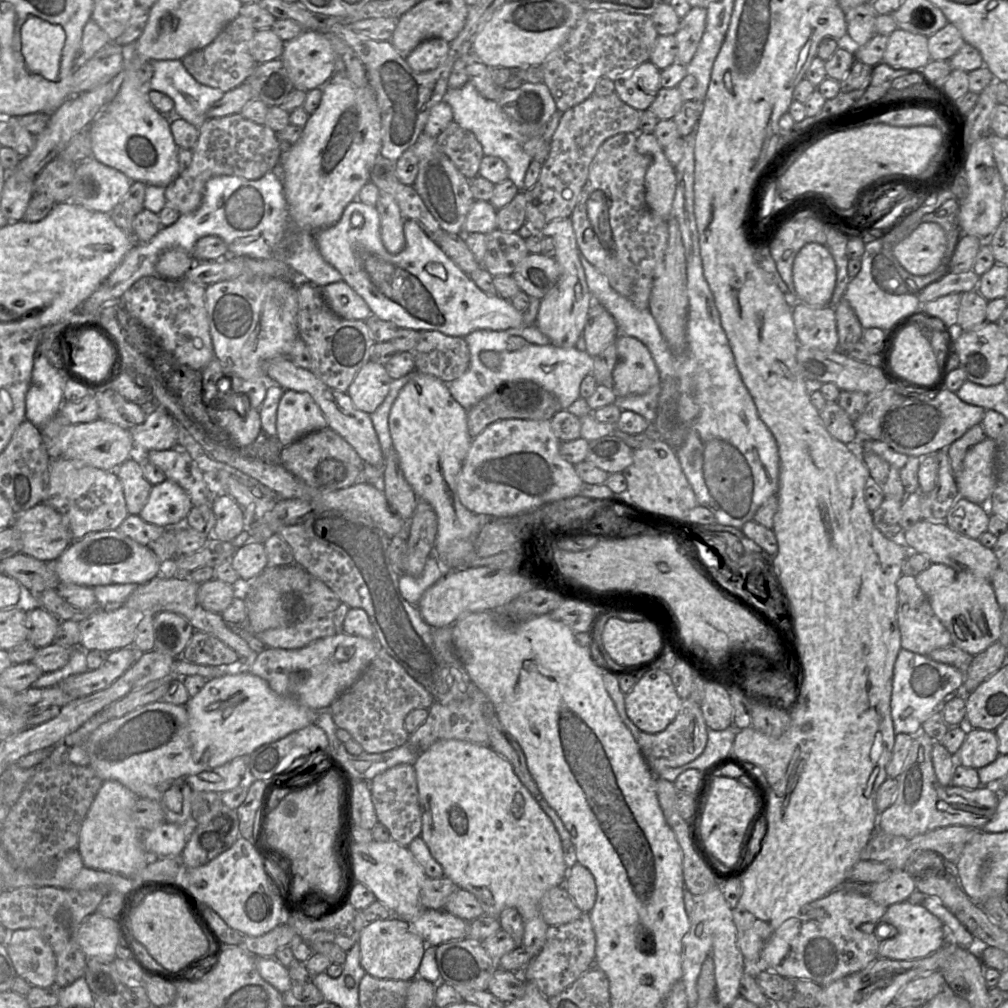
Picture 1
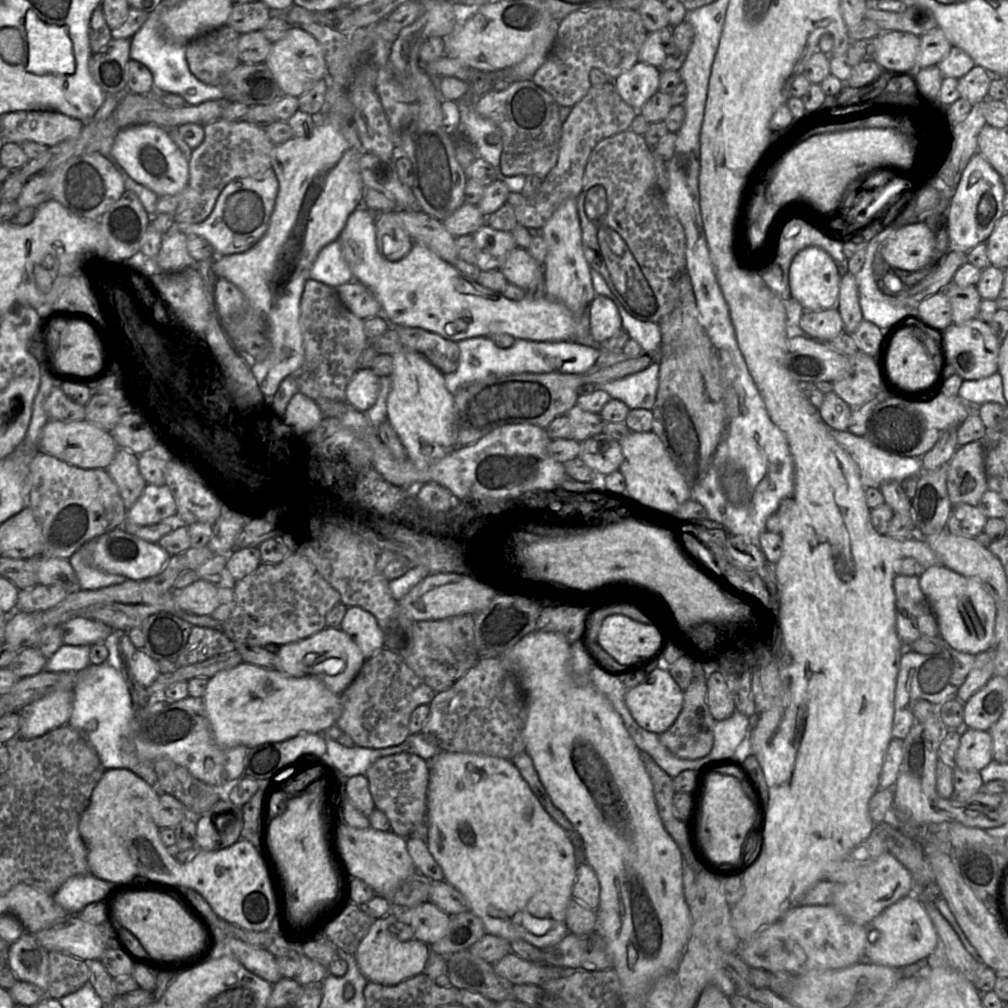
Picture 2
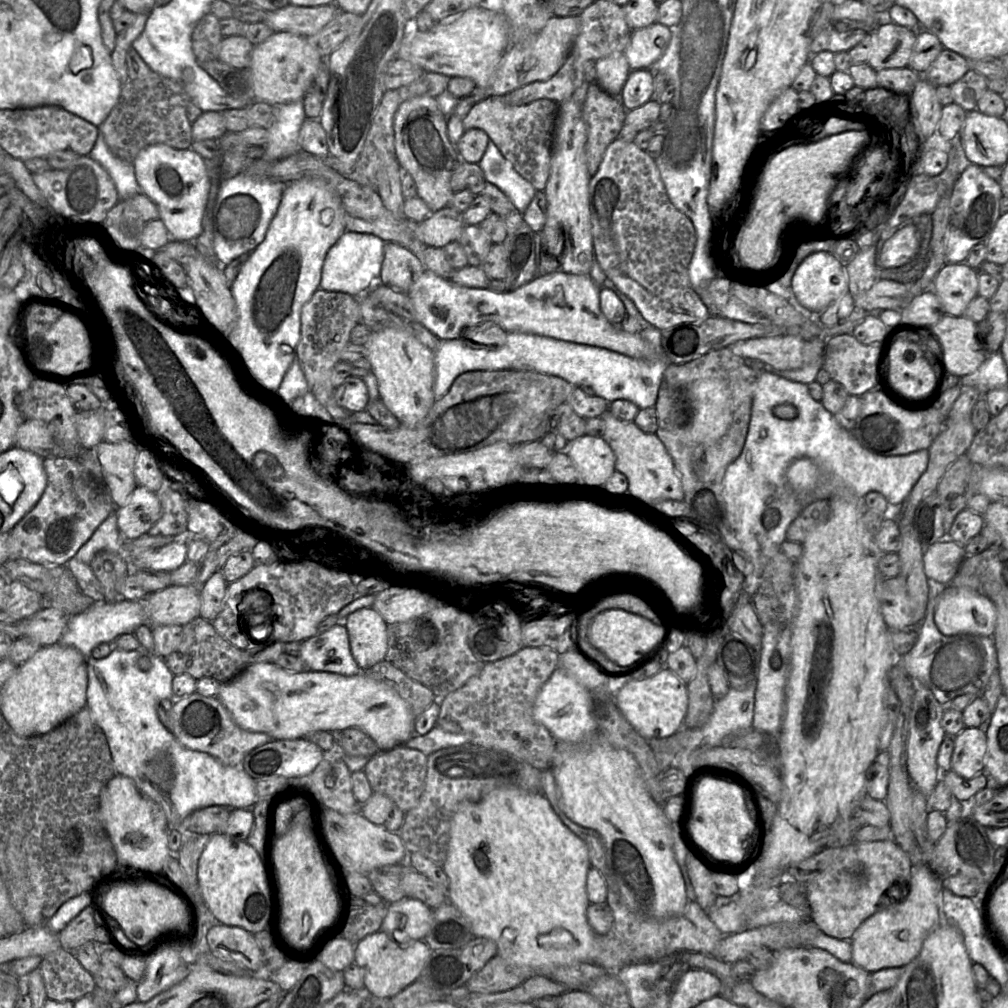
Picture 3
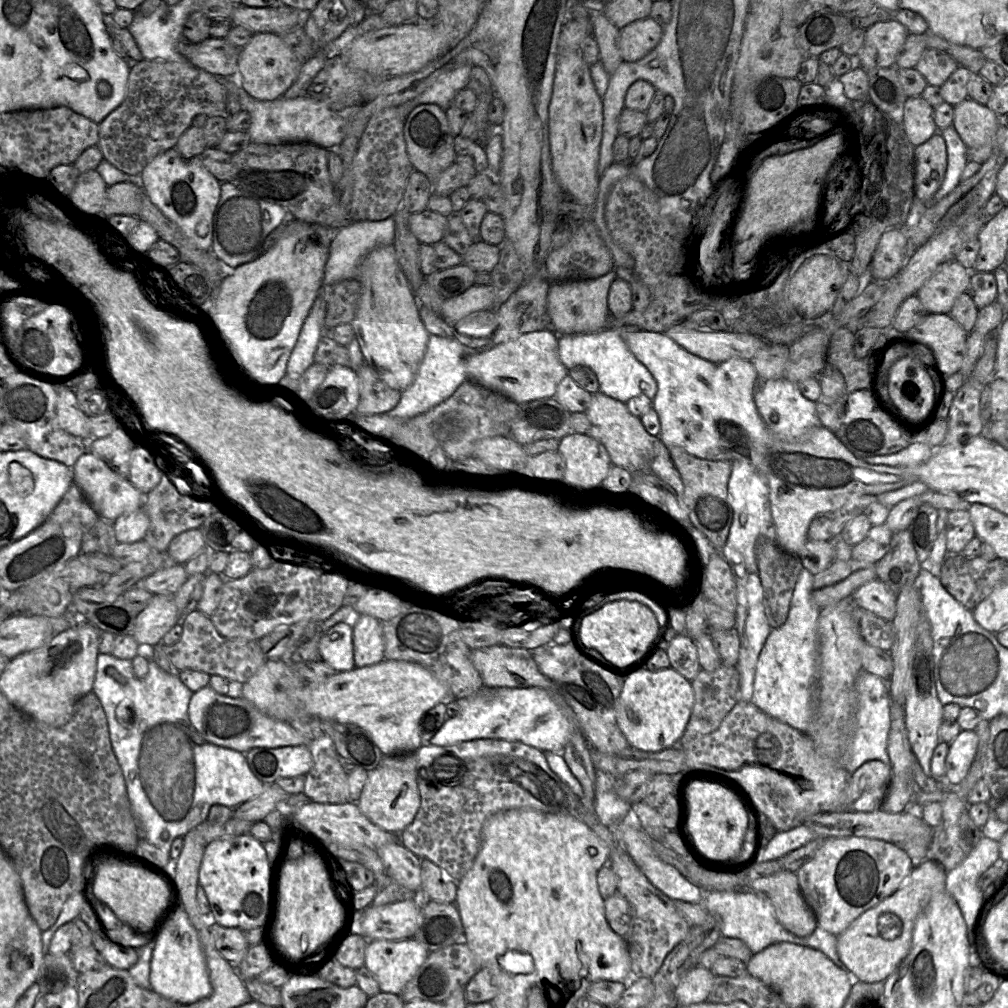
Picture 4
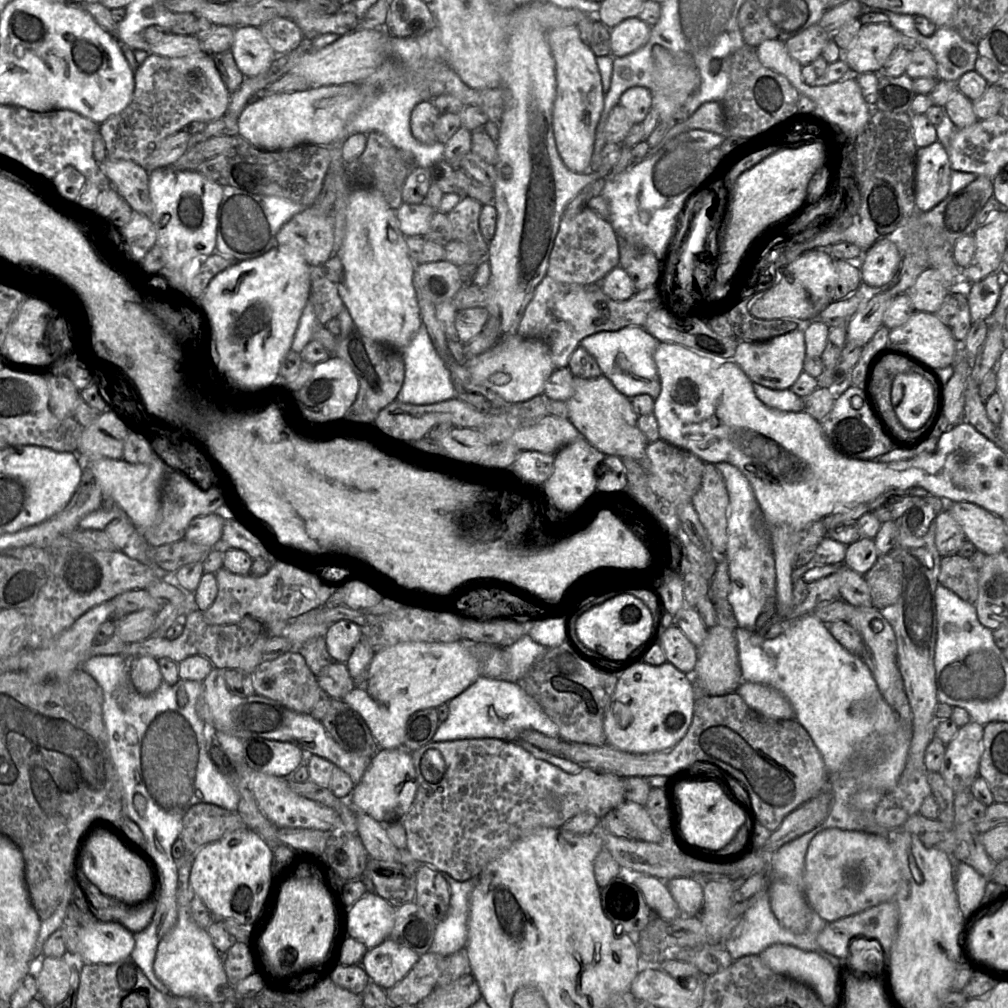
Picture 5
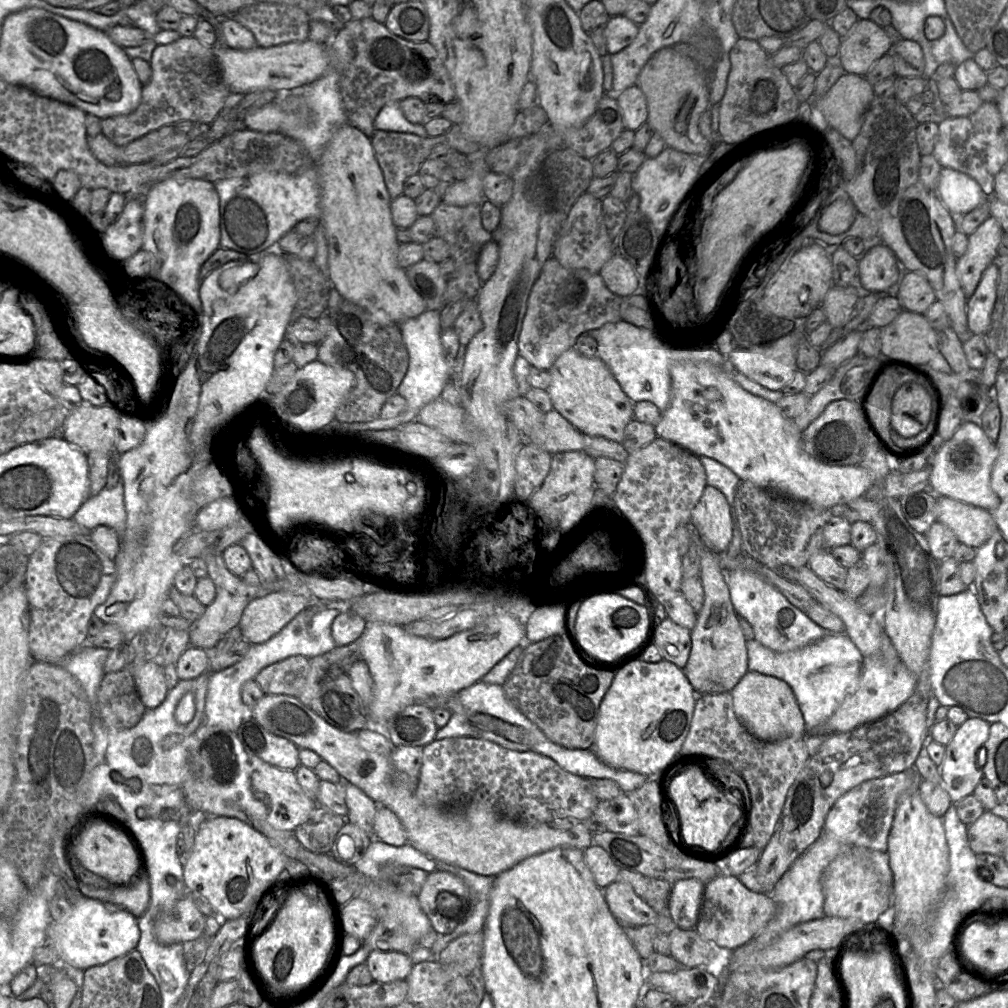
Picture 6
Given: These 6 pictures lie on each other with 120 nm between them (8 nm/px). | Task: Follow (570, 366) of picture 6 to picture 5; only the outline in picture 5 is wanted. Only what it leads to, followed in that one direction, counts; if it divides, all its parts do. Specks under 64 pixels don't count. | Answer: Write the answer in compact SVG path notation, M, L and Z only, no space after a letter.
M604 376L584 379L573 378L573 395L565 402L568 420L591 445L604 455L629 457L639 464L646 457L649 444L637 425L638 417L630 399L621 394Z

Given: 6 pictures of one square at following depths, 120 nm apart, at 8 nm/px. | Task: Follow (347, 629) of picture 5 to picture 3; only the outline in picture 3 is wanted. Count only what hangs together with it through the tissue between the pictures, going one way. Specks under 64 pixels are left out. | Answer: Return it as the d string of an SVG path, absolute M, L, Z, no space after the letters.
M343 622L302 641L298 656L310 671L327 671L344 676L361 672L352 655Z

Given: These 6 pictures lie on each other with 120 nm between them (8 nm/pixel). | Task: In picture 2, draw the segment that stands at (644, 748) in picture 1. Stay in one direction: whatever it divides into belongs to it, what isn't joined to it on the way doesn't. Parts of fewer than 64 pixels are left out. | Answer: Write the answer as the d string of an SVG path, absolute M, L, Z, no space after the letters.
M694 677L683 691L683 705L674 723L659 734L659 740L672 754L680 759L696 760L708 755L713 746L715 720L707 703L707 677Z

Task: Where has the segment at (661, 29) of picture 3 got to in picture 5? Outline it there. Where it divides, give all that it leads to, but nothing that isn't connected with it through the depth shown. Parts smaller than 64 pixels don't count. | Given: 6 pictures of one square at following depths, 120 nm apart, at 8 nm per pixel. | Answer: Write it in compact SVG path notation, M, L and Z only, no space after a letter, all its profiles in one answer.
M630 17L611 28L610 55L622 57L642 47L650 37L651 27L637 17Z

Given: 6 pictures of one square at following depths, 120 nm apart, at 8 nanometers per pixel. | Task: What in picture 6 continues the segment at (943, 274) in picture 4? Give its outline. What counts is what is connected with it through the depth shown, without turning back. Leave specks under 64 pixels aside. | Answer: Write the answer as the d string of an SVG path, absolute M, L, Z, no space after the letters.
M906 272L898 282L894 293L903 310L923 314L936 299L927 278L919 272Z

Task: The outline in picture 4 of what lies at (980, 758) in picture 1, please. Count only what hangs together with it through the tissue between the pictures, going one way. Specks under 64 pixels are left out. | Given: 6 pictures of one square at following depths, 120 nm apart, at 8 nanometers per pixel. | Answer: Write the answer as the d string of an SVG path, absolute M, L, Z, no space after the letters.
M961 730L949 743L945 760L945 780L959 784L967 775L978 749L979 738L975 730Z

